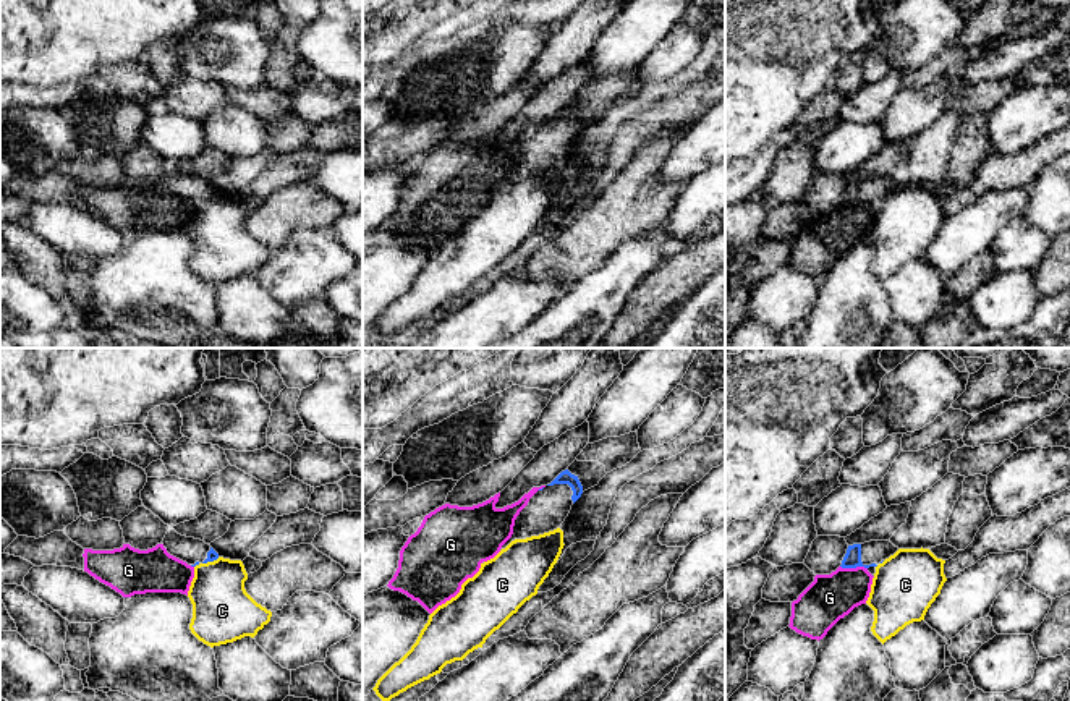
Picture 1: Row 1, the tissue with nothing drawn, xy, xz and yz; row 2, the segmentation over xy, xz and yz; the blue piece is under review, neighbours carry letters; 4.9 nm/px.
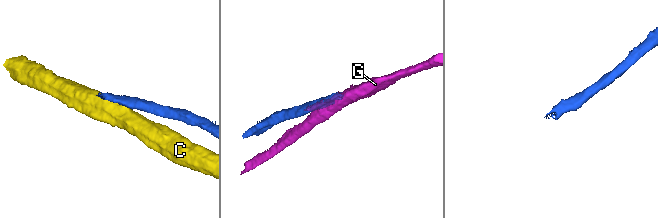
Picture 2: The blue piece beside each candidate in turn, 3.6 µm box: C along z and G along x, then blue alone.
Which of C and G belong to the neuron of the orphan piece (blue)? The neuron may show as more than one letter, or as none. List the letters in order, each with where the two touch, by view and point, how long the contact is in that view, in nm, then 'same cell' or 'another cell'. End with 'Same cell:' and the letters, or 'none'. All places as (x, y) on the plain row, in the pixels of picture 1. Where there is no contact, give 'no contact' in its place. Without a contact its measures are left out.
C: meets blue in xy at (211, 198); contact 90 nm long; another cell
G: meets blue in yz at (853, 204); contact 140 nm long; another cell
Same cell: none

